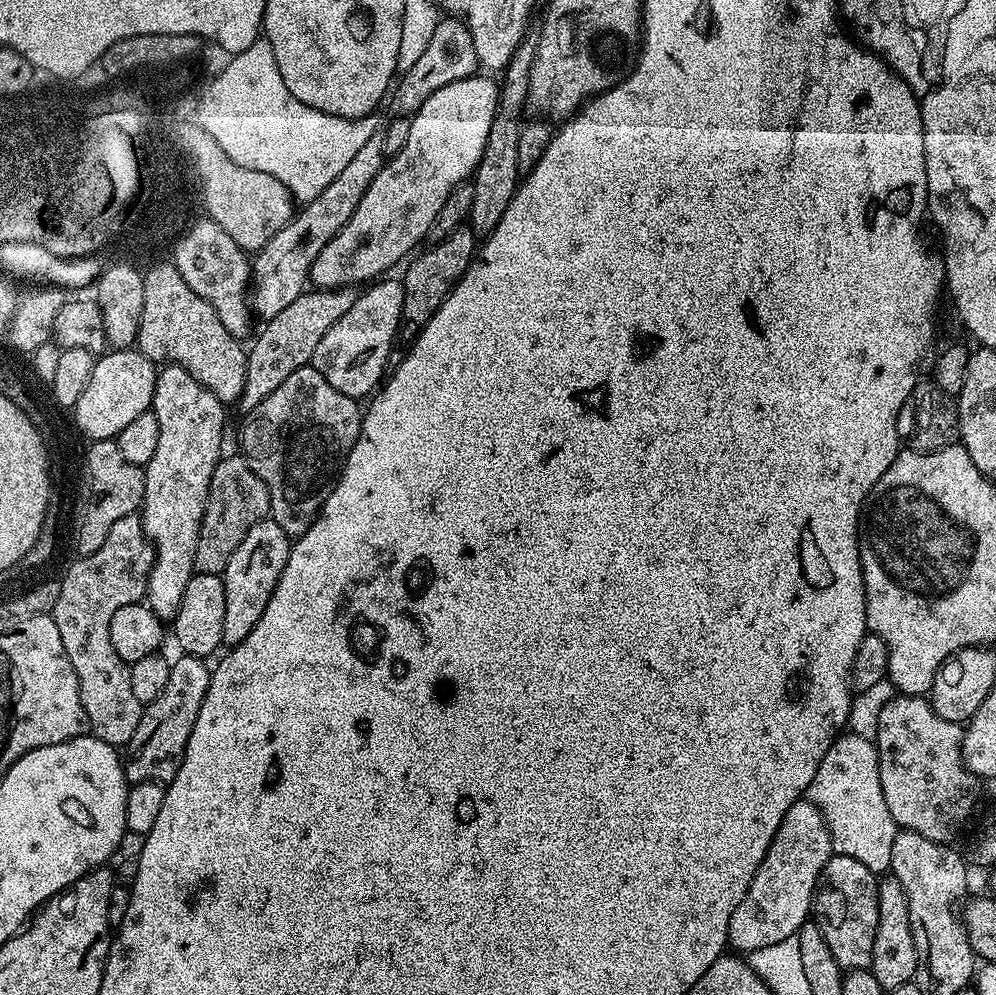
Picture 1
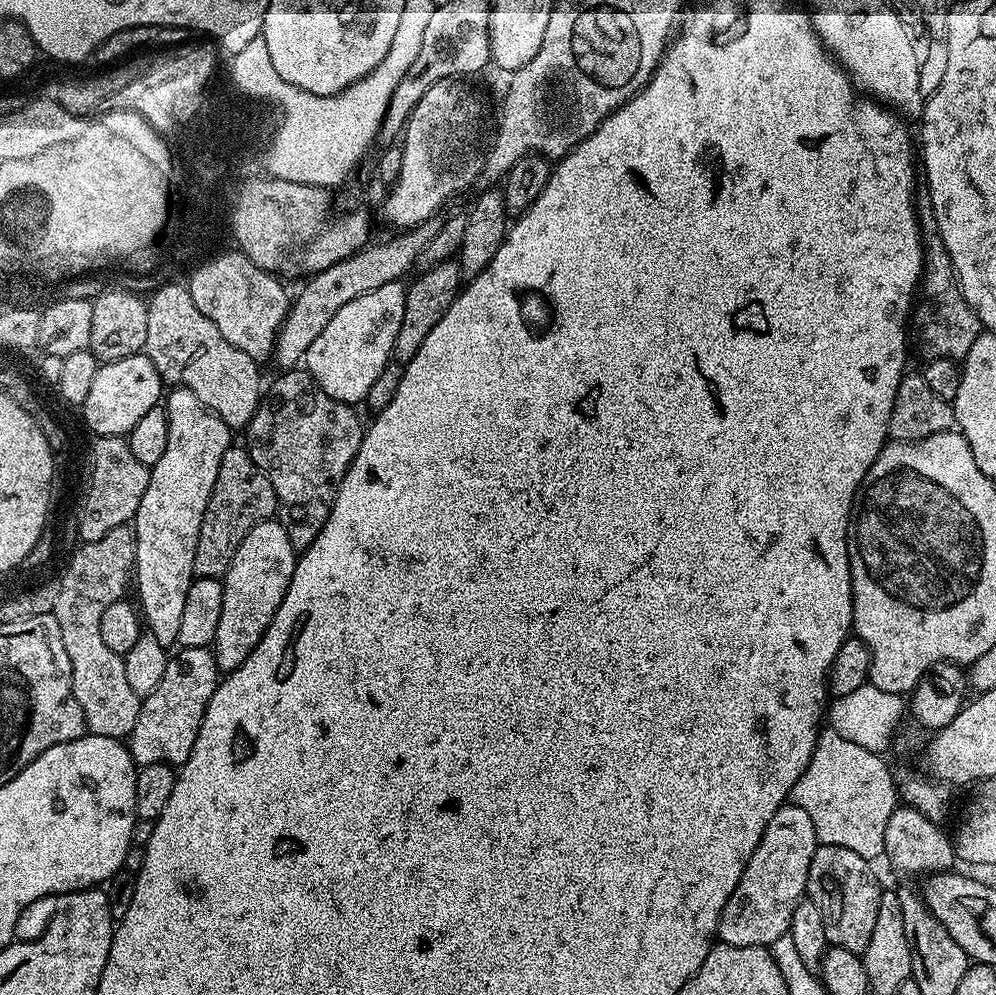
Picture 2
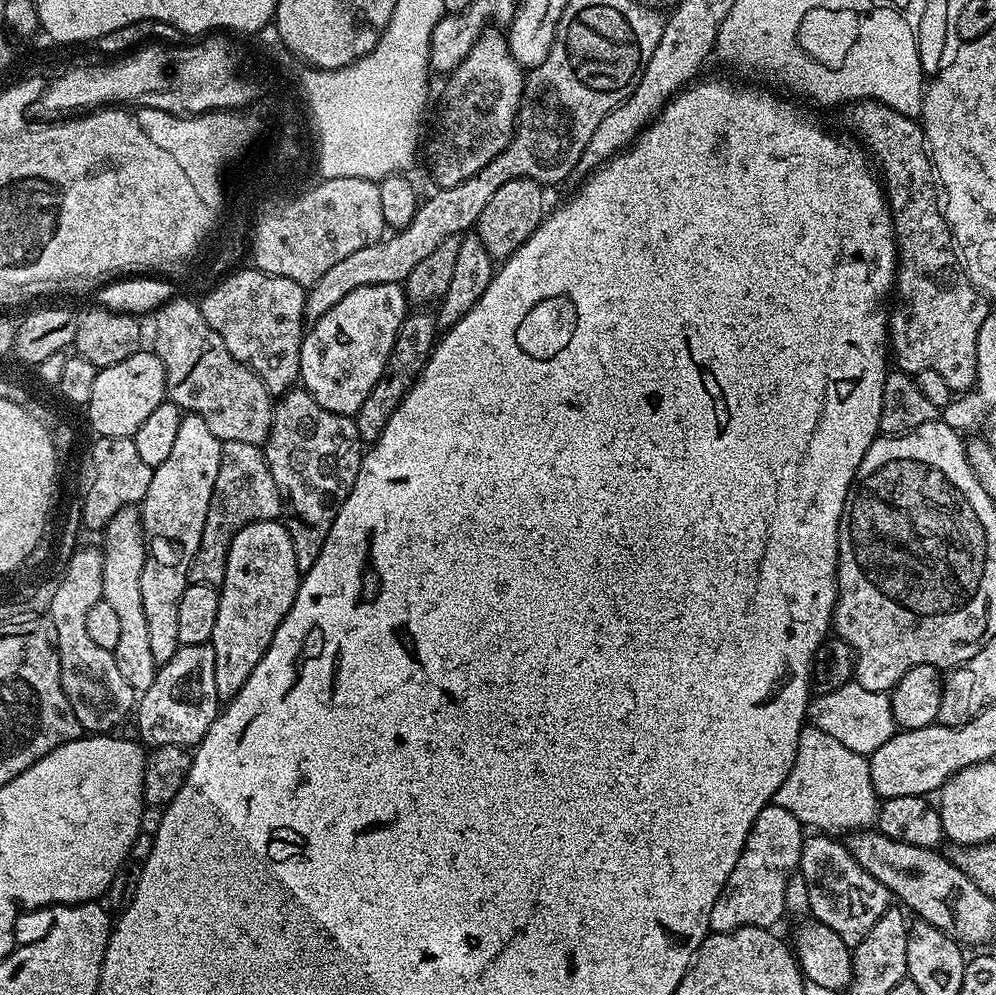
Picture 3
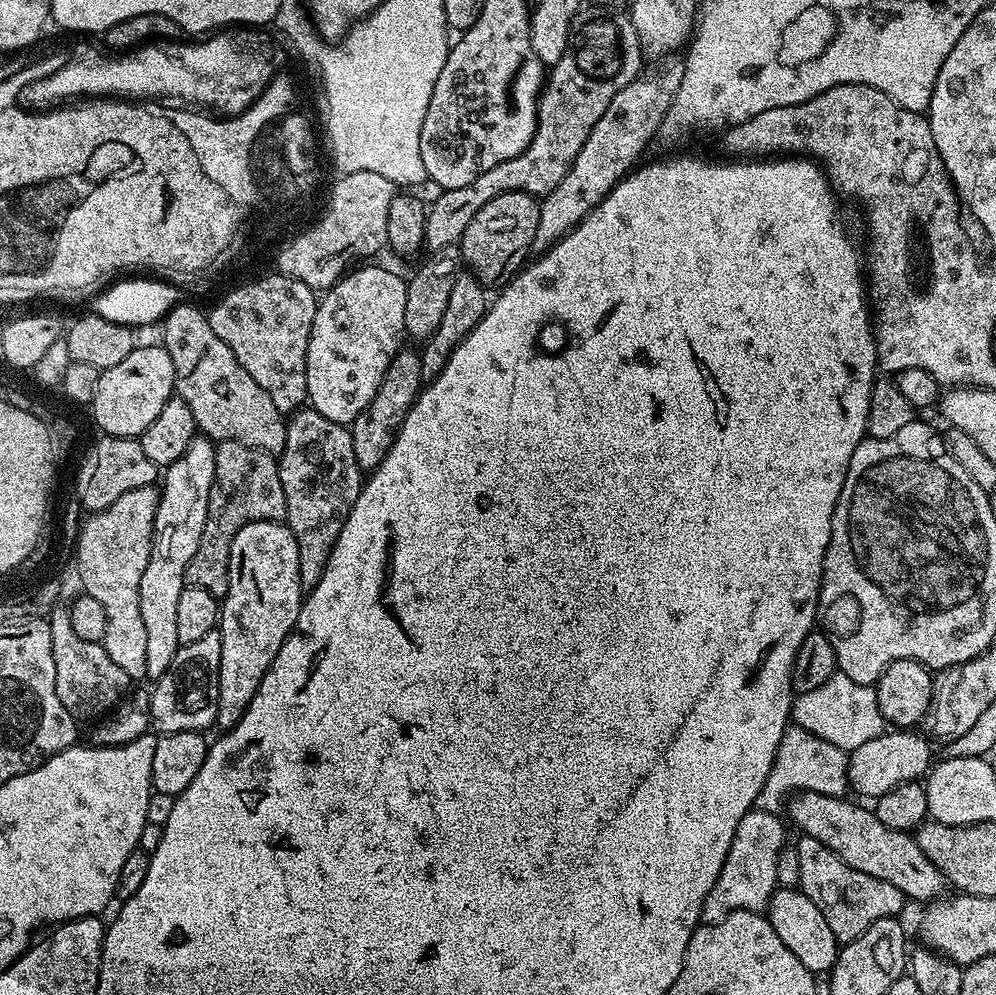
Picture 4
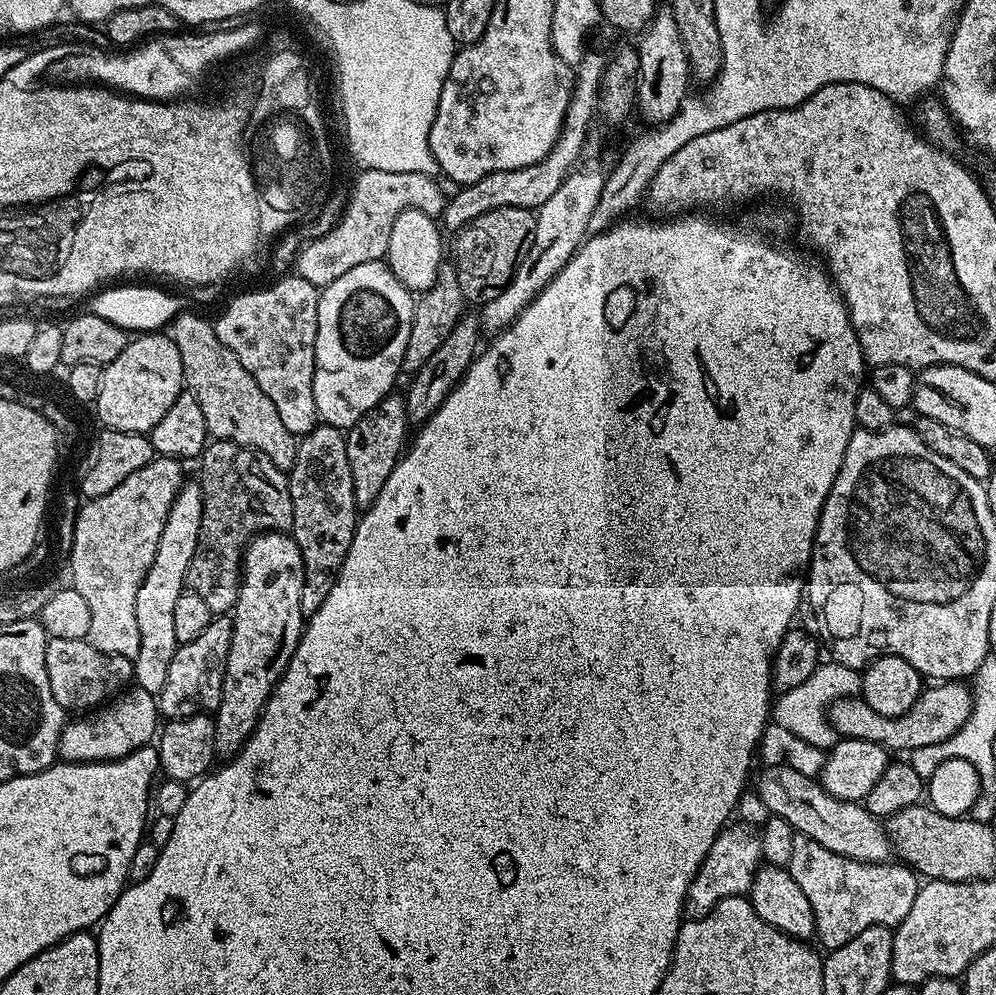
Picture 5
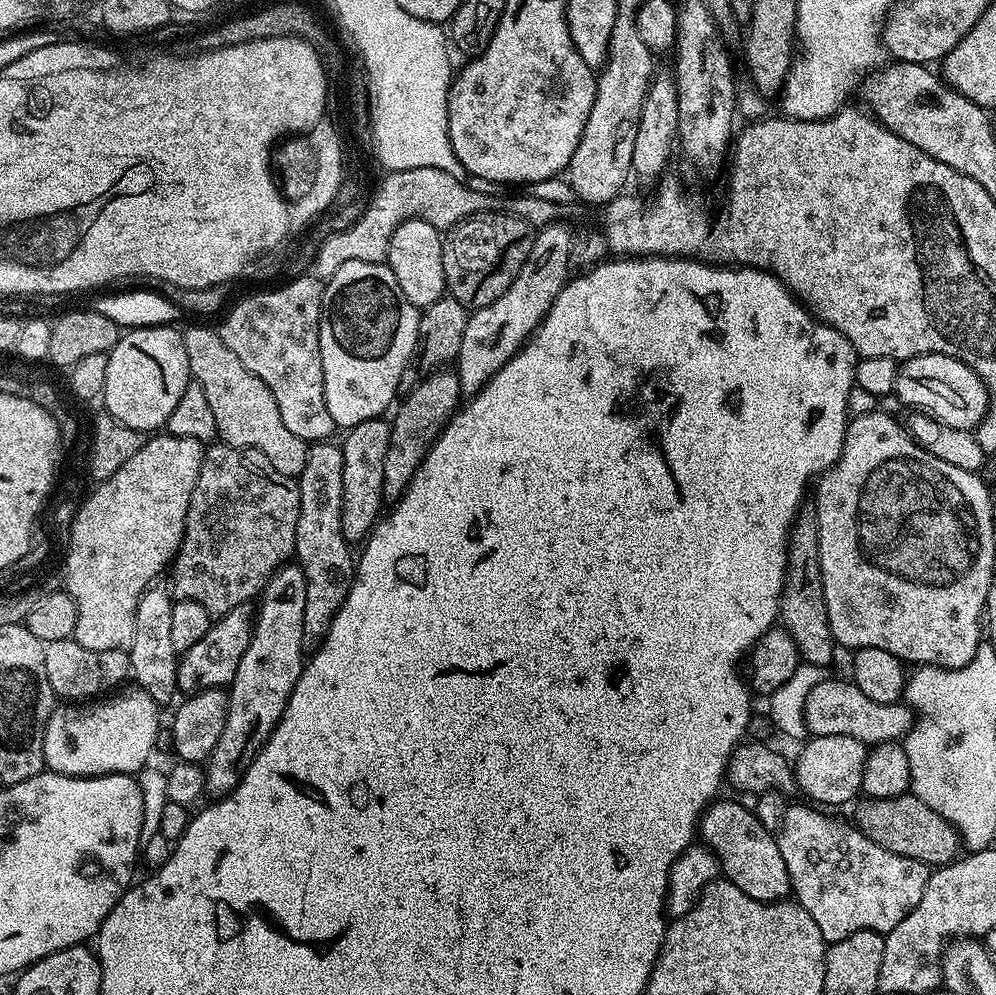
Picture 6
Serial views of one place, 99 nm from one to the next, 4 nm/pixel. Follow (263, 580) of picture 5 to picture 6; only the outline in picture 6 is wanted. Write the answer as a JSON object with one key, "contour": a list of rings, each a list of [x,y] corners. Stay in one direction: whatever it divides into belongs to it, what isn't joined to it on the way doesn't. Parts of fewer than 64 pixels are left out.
{"contour":[[[289,562],[268,579],[267,586],[258,597],[250,644],[246,646],[246,654],[242,654],[242,662],[238,662],[238,670],[227,689],[226,726],[222,729],[222,738],[218,738],[218,746],[214,746],[206,761],[204,786],[209,797],[227,796],[236,789],[250,762],[254,762],[278,726],[286,710],[286,702],[300,681],[300,671],[306,663],[302,634],[302,614],[305,610],[304,571],[299,564]]]}

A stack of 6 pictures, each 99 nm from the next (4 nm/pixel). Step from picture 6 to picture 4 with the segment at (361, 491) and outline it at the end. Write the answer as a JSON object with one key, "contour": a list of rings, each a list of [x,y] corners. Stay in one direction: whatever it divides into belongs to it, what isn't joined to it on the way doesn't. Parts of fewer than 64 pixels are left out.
{"contour":[[[401,347],[400,351],[394,354],[390,366],[386,366],[386,374],[382,374],[382,386],[378,386],[378,394],[370,398],[370,406],[366,406],[366,410],[362,410],[362,414],[358,414],[358,418],[354,418],[350,425],[354,458],[358,458],[361,470],[374,469],[380,465],[382,458],[386,458],[406,414],[414,406],[424,383],[419,351],[415,347]]]}

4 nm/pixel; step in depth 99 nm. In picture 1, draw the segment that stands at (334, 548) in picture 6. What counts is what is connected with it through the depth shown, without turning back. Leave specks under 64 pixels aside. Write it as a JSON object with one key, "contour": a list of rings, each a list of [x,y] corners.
{"contour":[[[305,366],[294,370],[294,374],[290,374],[290,378],[286,378],[286,382],[282,382],[282,386],[270,394],[270,398],[262,398],[262,402],[258,402],[258,406],[243,417],[239,451],[250,470],[268,483],[272,507],[270,519],[278,522],[289,538],[306,534],[308,527],[320,515],[320,507],[331,492],[336,477],[344,469],[346,458],[360,433],[362,408],[356,404],[359,404],[357,397],[334,390],[334,386],[330,386],[330,382],[326,382],[316,368]]]}

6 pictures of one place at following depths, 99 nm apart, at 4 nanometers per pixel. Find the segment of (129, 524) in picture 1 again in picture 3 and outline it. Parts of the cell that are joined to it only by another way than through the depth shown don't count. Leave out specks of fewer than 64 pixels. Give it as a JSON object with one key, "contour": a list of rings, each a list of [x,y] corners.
{"contour":[[[87,546],[83,551],[75,552],[46,615],[56,631],[62,690],[70,702],[70,710],[74,710],[74,718],[78,718],[81,729],[88,734],[108,734],[119,729],[116,727],[127,716],[129,719],[133,715],[138,703],[138,694],[118,671],[115,651],[102,650],[102,646],[96,645],[86,630],[86,614],[90,614],[90,606],[104,598],[103,561],[103,551],[96,546]]]}

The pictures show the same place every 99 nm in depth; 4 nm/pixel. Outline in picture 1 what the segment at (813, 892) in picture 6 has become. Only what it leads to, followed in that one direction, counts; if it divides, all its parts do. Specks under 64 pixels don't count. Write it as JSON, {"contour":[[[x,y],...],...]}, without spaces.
{"contour":[[[833,855],[826,862],[816,885],[816,895],[812,901],[812,911],[816,925],[822,930],[822,938],[826,938],[826,946],[830,946],[830,954],[834,954],[834,962],[838,962],[841,970],[854,968],[871,969],[872,951],[874,950],[874,934],[878,930],[878,883],[877,873],[871,872],[862,862],[855,858]]]}

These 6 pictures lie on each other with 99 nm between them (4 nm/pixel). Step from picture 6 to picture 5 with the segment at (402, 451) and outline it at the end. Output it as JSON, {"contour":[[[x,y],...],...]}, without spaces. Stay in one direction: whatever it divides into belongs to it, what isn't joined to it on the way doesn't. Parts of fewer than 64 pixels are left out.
{"contour":[[[465,314],[461,316],[459,322],[454,326],[454,330],[450,330],[446,342],[442,342],[442,346],[438,346],[438,350],[434,350],[433,356],[426,358],[426,362],[422,362],[418,371],[411,373],[409,380],[412,381],[409,382],[408,392],[406,391],[404,396],[409,421],[429,420],[438,410],[438,406],[442,406],[442,402],[446,402],[446,398],[452,393],[456,383],[466,374],[466,370],[477,355],[476,338],[481,334],[482,325],[479,315]]]}

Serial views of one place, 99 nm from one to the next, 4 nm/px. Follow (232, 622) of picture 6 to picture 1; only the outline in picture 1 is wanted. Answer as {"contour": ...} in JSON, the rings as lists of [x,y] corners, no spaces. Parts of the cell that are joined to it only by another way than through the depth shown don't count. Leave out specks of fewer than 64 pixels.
{"contour":[[[180,654],[177,657],[171,661],[170,678],[162,694],[158,694],[154,702],[143,705],[138,730],[134,730],[134,738],[130,738],[123,753],[124,778],[129,785],[153,780],[166,786],[178,774],[178,766],[182,766],[184,751],[190,742],[194,722],[198,722],[198,710],[202,710],[202,698],[206,698],[212,674],[209,665],[204,665],[207,663],[199,656]]]}

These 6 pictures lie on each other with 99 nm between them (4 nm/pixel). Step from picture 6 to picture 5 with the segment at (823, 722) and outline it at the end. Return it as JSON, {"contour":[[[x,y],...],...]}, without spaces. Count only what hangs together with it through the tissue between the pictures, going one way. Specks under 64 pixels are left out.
{"contour":[[[936,682],[928,687],[921,691],[918,702],[914,702],[906,714],[898,714],[898,718],[886,718],[886,714],[870,710],[870,706],[866,706],[866,702],[859,696],[847,696],[829,706],[828,722],[837,737],[874,742],[892,754],[910,754],[922,746],[946,742],[958,734],[966,718],[970,718],[972,689],[964,682]]]}

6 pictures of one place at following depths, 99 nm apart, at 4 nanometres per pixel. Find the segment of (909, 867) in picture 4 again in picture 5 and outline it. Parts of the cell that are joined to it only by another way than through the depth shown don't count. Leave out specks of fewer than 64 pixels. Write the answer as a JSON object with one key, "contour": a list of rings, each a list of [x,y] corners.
{"contour":[[[770,764],[763,770],[765,772],[756,780],[754,795],[766,802],[769,814],[786,818],[799,835],[814,838],[814,842],[818,842],[818,846],[826,846],[826,850],[834,850],[836,854],[867,864],[887,864],[893,859],[888,831],[877,817],[864,809],[863,803],[834,798],[834,794],[825,790],[813,777],[798,774],[798,770],[785,764]]]}

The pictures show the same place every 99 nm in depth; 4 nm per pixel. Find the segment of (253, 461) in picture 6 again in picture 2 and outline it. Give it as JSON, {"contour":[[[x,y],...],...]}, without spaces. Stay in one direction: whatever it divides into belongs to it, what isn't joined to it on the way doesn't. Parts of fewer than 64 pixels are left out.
{"contour":[[[233,446],[222,454],[222,466],[218,466],[218,478],[214,478],[214,490],[210,502],[206,502],[206,514],[202,514],[202,526],[198,530],[198,546],[194,546],[193,577],[219,580],[228,573],[234,553],[242,546],[242,538],[264,520],[277,515],[278,505],[274,486],[268,473],[261,470],[250,458],[247,447]]]}

